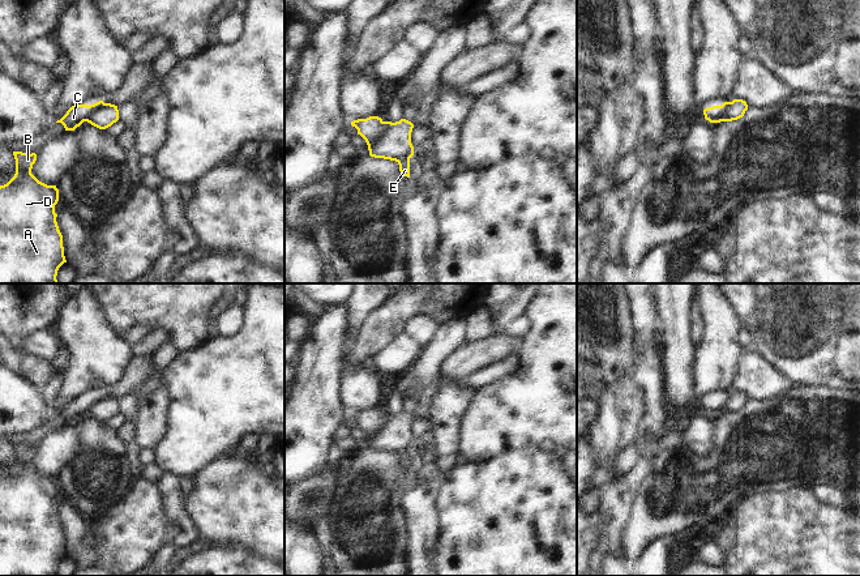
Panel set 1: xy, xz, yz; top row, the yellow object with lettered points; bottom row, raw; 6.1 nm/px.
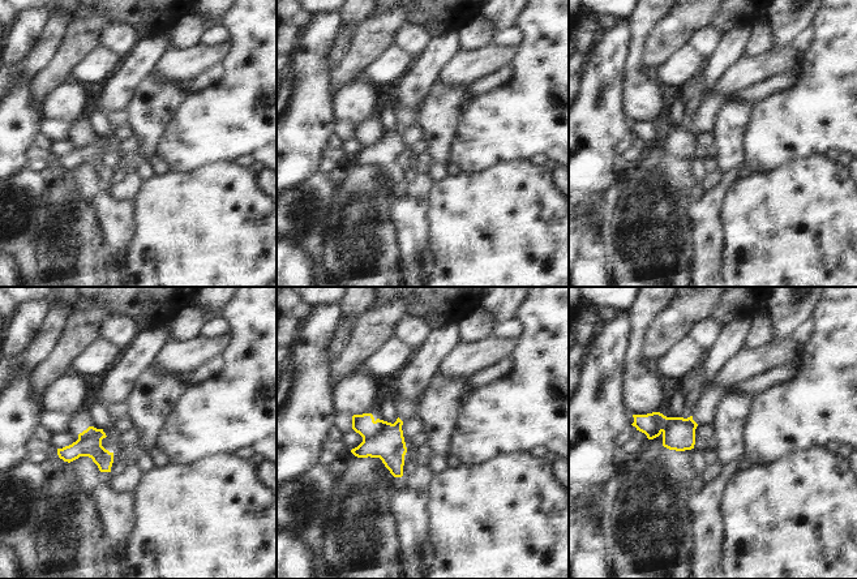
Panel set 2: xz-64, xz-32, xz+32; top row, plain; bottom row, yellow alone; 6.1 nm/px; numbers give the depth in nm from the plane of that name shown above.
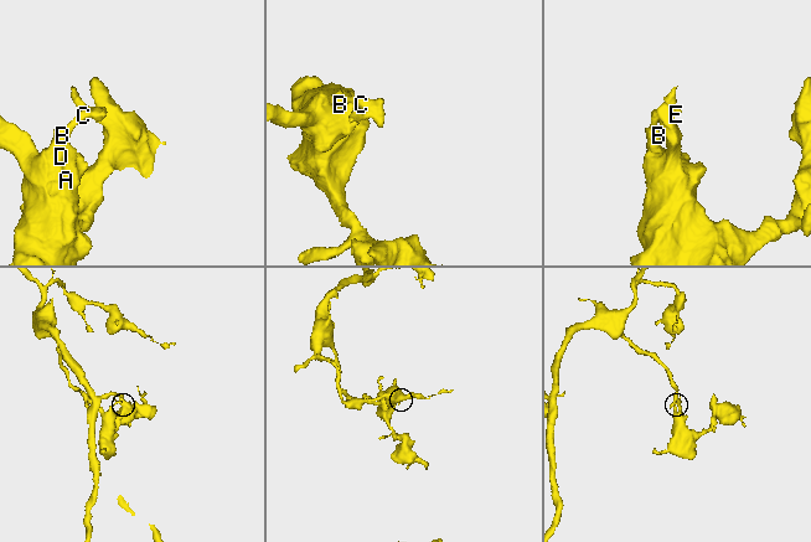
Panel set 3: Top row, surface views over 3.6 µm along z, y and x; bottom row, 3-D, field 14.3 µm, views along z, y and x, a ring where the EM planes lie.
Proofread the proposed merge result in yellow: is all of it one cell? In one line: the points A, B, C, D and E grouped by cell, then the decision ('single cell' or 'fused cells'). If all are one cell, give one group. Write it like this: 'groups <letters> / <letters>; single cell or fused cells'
groups A B C D / E; fused cells

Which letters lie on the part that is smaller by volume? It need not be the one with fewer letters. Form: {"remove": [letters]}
{"remove": ["E"]}

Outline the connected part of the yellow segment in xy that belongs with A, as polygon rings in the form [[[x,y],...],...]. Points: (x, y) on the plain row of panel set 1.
[[[13,444],[13,448],[16,466],[0,478],[0,576],[59,576],[57,563],[67,555],[55,505],[59,482],[31,466],[35,445]]]

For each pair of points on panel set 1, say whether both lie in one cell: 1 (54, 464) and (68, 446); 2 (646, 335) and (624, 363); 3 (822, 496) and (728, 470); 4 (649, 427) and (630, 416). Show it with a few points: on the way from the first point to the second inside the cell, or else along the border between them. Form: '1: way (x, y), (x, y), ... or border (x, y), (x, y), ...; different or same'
1: way (54, 460), (64, 449); same
2: border (630, 320), (634, 350); different
3: border (820, 481), (811, 487); different
4: border (641, 391), (644, 399), (642, 419), (633, 443); different

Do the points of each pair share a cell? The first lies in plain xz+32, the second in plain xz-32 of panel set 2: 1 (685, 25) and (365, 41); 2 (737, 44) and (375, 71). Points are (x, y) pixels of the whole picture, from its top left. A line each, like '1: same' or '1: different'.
1: same
2: different

